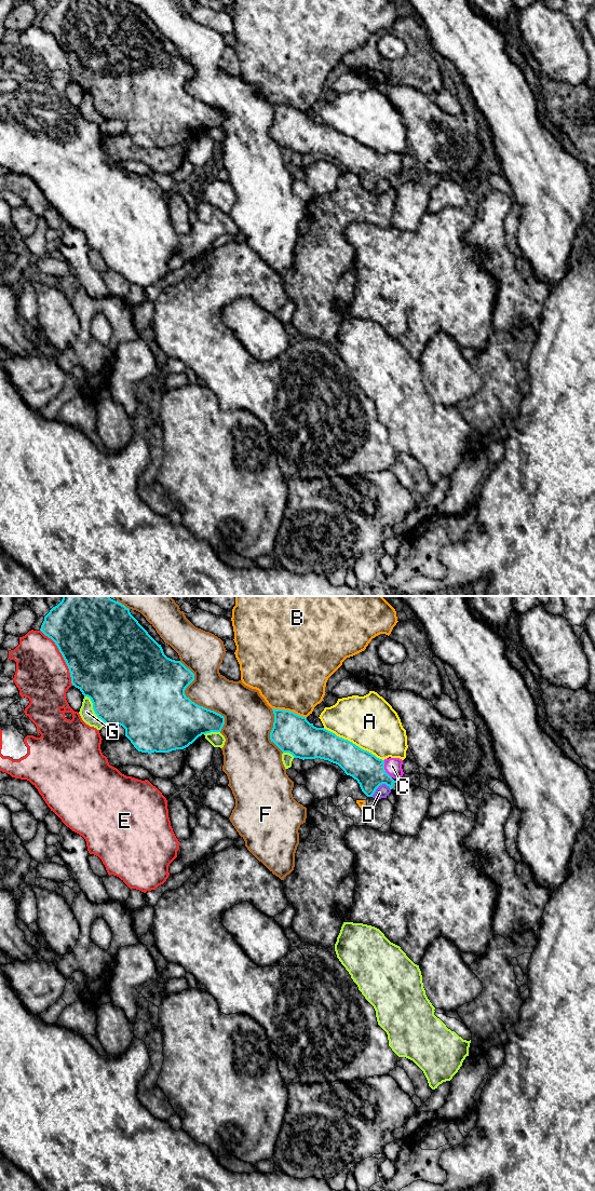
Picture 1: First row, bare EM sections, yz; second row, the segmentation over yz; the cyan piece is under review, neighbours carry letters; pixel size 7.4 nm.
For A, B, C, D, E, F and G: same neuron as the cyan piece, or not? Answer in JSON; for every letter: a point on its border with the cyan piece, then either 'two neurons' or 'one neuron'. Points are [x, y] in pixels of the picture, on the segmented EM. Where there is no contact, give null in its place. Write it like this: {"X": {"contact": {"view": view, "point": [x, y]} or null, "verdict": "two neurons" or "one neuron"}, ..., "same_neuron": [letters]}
{"A": {"contact": {"view": "yz", "point": [352, 743]}, "verdict": "two neurons"}, "B": {"contact": {"view": "yz", "point": [288, 711]}, "verdict": "two neurons"}, "C": {"contact": {"view": "yz", "point": [383, 769]}, "verdict": "one neuron"}, "D": {"contact": {"view": "yz", "point": [379, 785]}, "verdict": "two neurons"}, "E": {"contact": {"view": "yz", "point": [63, 657]}, "verdict": "two neurons"}, "F": {"contact": {"view": "yz", "point": [193, 702]}, "verdict": "two neurons"}, "G": {"contact": {"view": "yz", "point": [93, 708]}, "verdict": "two neurons"}, "same_neuron": ["C"]}

